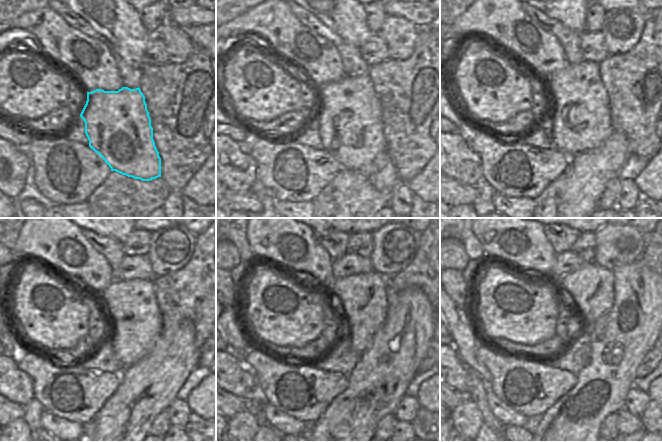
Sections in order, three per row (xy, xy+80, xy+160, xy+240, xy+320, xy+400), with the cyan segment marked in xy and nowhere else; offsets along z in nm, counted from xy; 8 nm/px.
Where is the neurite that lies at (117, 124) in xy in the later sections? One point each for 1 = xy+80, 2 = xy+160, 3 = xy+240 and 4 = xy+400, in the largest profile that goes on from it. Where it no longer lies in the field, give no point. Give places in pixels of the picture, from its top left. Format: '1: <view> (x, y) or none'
1: xy+80 (350, 127)
2: xy+160 (581, 120)
3: xy+240 (131, 305)
4: xy+400 (590, 288)

